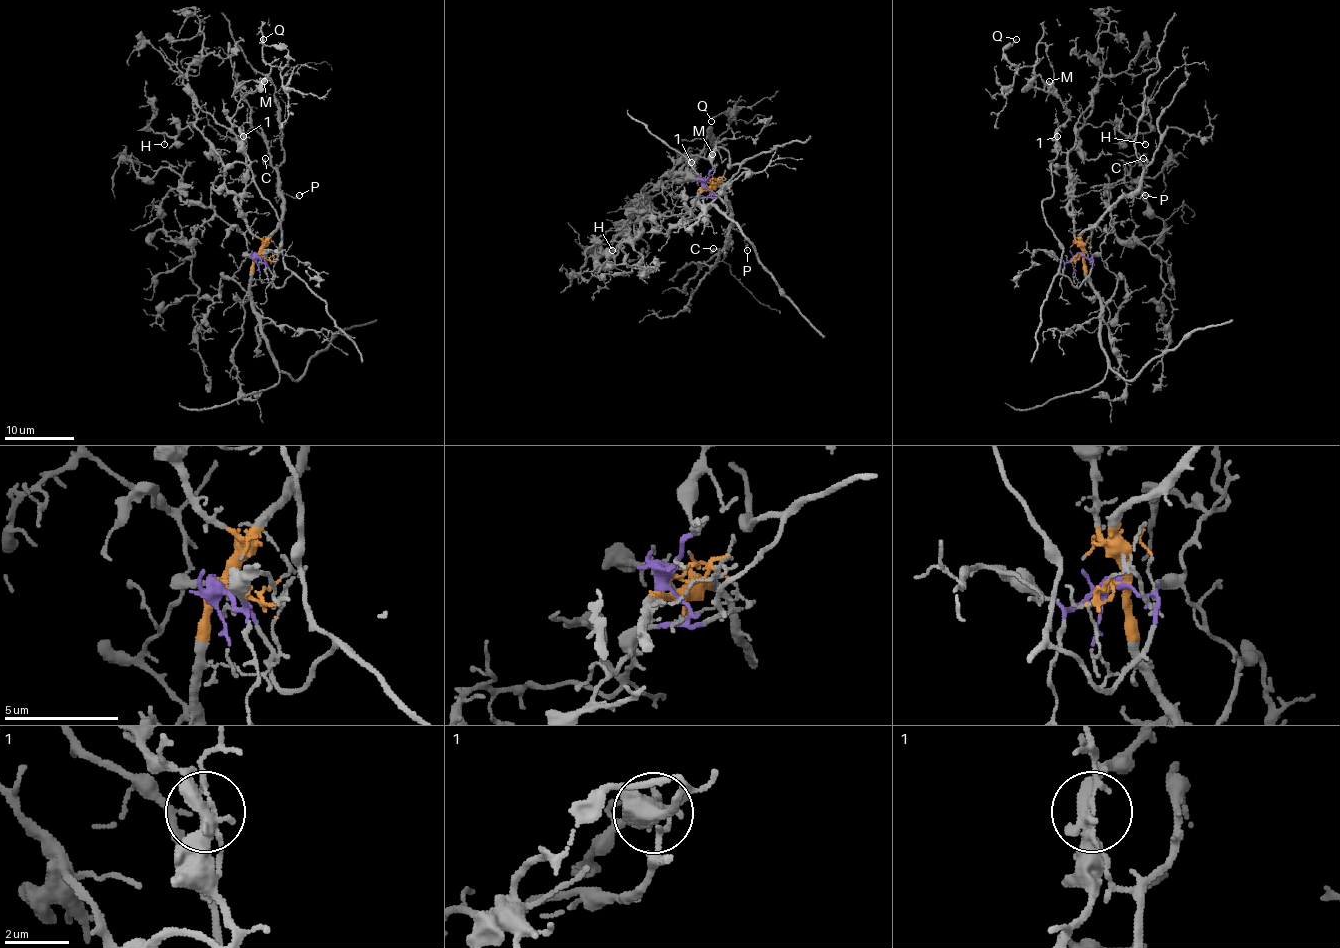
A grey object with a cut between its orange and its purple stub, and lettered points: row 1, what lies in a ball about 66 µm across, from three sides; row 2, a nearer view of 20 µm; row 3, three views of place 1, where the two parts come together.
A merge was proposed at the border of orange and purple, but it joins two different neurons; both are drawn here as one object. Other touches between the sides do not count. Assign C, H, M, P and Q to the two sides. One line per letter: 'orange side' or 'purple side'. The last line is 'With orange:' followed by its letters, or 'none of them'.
C: orange side
H: purple side
M: purple side
P: orange side
Q: purple side
With orange: C, P

